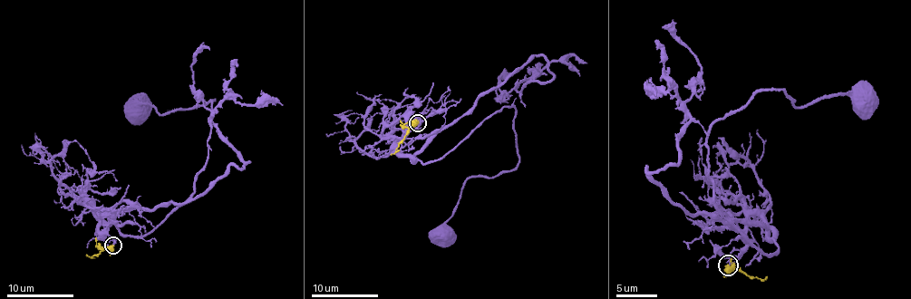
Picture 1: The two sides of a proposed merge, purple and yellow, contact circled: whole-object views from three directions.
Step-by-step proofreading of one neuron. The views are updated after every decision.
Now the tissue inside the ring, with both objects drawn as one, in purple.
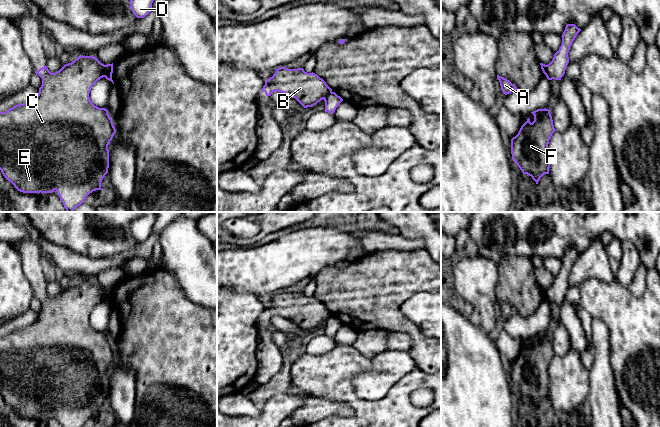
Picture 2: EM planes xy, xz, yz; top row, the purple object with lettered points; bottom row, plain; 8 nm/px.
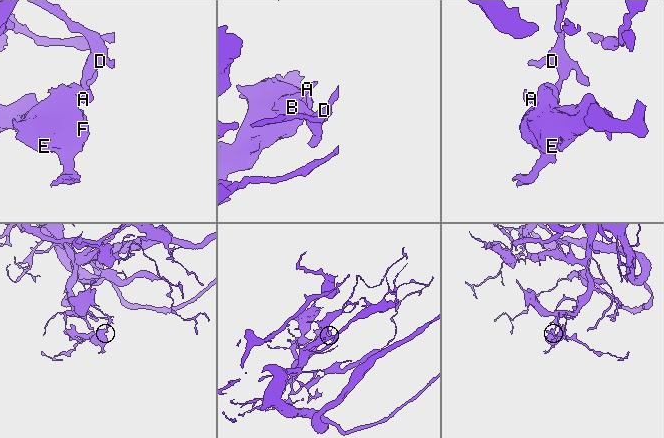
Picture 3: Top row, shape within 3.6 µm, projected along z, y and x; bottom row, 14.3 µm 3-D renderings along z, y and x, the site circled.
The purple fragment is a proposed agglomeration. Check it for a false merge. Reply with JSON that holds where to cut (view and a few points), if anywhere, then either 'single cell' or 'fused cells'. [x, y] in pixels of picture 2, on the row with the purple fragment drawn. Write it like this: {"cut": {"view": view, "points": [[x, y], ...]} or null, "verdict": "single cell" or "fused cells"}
{"cut": {"view": "xy", "points": [[105, 65], [103, 76]]}, "verdict": "fused cells"}

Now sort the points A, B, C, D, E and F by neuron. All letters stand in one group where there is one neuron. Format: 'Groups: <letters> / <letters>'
Groups: A B C E F / D

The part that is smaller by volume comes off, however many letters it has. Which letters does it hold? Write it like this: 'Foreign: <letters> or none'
Foreign: A, B, C, E, F

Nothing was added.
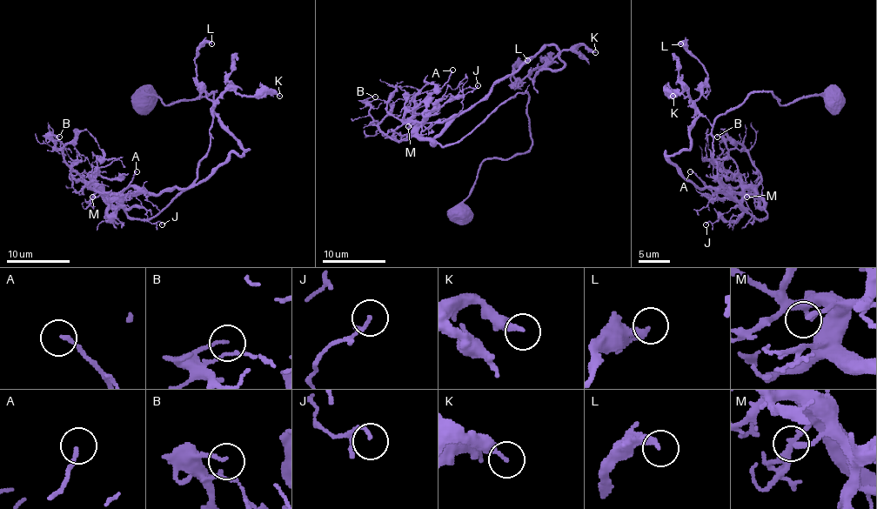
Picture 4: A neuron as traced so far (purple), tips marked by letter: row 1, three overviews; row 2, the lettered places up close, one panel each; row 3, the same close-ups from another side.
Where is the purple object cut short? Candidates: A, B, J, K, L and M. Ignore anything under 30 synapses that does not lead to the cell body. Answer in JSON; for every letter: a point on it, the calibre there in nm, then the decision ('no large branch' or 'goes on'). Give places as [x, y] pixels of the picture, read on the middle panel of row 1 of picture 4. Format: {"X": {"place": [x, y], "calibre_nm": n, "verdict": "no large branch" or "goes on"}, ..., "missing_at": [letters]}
{"A": {"place": [452, 70], "calibre_nm": 150, "verdict": "no large branch"}, "B": {"place": [375, 97], "calibre_nm": 130, "verdict": "no large branch"}, "J": {"place": [478, 85], "calibre_nm": 130, "verdict": "no large branch"}, "K": {"place": [595, 52], "calibre_nm": 200, "verdict": "no large branch"}, "L": {"place": [527, 60], "calibre_nm": 320, "verdict": "no large branch"}, "M": {"place": [408, 126], "calibre_nm": 190, "verdict": "no large branch"}, "missing_at": []}

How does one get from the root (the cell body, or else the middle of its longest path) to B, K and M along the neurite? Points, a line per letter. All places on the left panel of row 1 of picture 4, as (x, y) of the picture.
B: (145, 99), (168, 105), (217, 91), (197, 176), (153, 217), (114, 208), (53, 148), (51, 137), (59, 137)
K: (145, 99), (217, 91), (197, 176), (137, 218), (117, 199), (248, 150), (213, 110), (226, 91), (279, 96)
M: (145, 99), (168, 105), (217, 91), (197, 176), (149, 218), (130, 217), (102, 189), (92, 197)

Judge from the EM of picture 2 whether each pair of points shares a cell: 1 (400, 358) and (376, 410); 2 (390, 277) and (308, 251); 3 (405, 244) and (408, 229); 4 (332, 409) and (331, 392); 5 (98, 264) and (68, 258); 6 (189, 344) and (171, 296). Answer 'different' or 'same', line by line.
1: different
2: different
3: different
4: different
5: same
6: same

